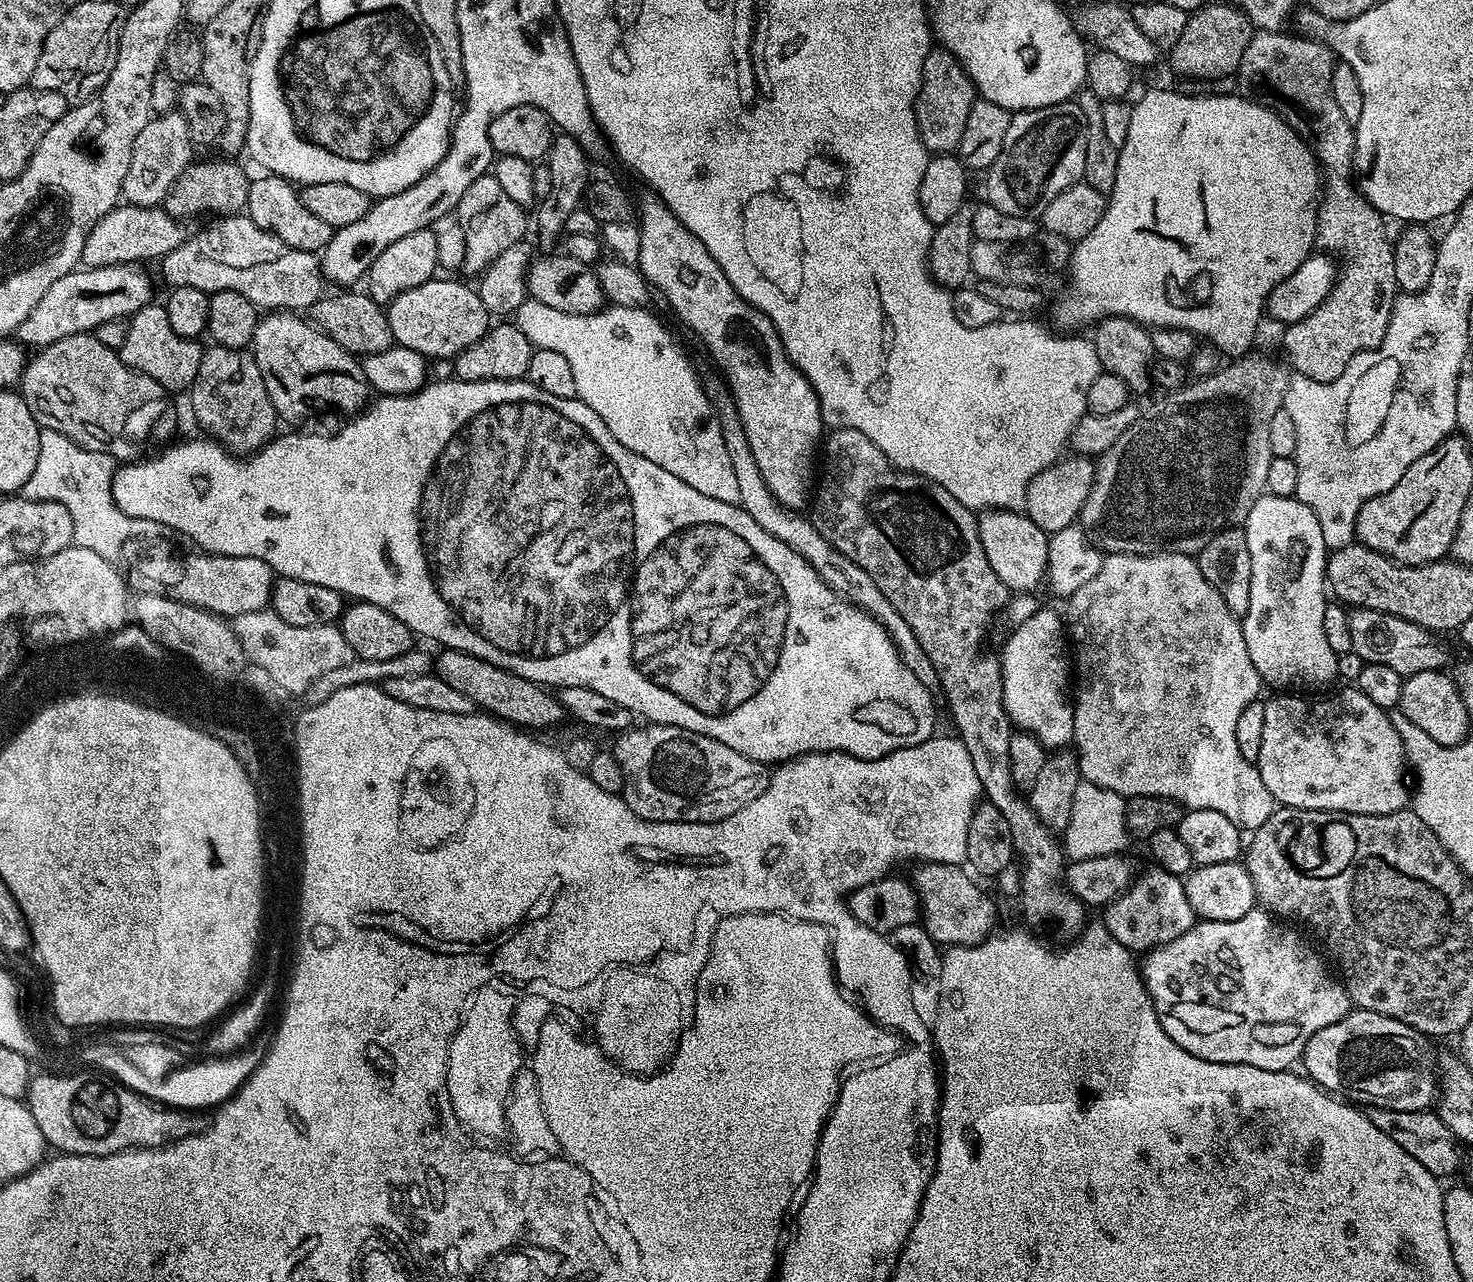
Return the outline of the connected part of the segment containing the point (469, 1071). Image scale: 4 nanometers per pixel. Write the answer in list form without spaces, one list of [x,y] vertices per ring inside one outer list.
[[[480,992],[476,1004],[472,1004],[472,1012],[468,1012],[468,1024],[460,1028],[460,1036],[456,1036],[456,1044],[452,1044],[452,1072],[448,1072],[456,1112],[460,1112],[460,1120],[472,1124],[476,1132],[488,1132],[488,1136],[509,1132],[507,1098],[515,1076],[522,1069],[520,1052],[520,1039],[508,1017],[508,1000],[504,1000],[500,992]]]

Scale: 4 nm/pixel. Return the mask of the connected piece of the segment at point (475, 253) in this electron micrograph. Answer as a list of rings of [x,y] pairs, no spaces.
[[[491,174],[479,176],[470,182],[466,194],[462,194],[462,202],[458,202],[454,213],[455,223],[466,230],[466,262],[463,271],[469,272],[473,278],[479,277],[510,246],[521,243],[525,239],[524,231],[530,228],[530,220],[526,210],[513,202],[502,190],[498,178]]]

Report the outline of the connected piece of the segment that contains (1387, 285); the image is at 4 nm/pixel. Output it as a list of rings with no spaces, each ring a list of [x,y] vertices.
[[[1253,31],[1250,38],[1250,46],[1246,46],[1246,50],[1242,54],[1242,62],[1238,66],[1238,70],[1234,73],[1239,87],[1243,89],[1249,97],[1254,101],[1259,101],[1265,107],[1270,108],[1273,112],[1289,124],[1298,135],[1302,137],[1311,152],[1314,153],[1316,159],[1322,169],[1322,195],[1318,200],[1316,209],[1316,242],[1315,247],[1324,254],[1335,254],[1337,257],[1344,256],[1345,264],[1339,269],[1336,285],[1330,290],[1330,294],[1319,304],[1310,314],[1306,314],[1306,318],[1302,318],[1298,322],[1287,325],[1283,329],[1284,332],[1284,352],[1288,355],[1288,360],[1292,363],[1291,371],[1293,373],[1310,378],[1314,382],[1330,382],[1334,378],[1338,378],[1338,374],[1342,374],[1342,370],[1346,370],[1346,366],[1350,366],[1350,358],[1357,356],[1359,352],[1366,352],[1369,348],[1377,348],[1382,342],[1382,338],[1386,334],[1386,330],[1390,326],[1390,314],[1392,308],[1396,305],[1398,289],[1396,287],[1396,279],[1394,278],[1394,254],[1392,253],[1393,241],[1388,240],[1388,228],[1385,217],[1381,216],[1380,211],[1366,199],[1354,183],[1354,161],[1356,159],[1356,129],[1350,122],[1346,122],[1346,117],[1342,115],[1342,110],[1338,107],[1338,102],[1334,102],[1334,90],[1330,86],[1330,78],[1334,67],[1334,53],[1323,39],[1307,40],[1304,36],[1287,36],[1287,31],[1278,32],[1262,32]]]

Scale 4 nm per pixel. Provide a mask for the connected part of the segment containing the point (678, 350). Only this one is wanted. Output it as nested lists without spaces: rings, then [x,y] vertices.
[[[526,298],[522,306],[518,306],[514,322],[522,334],[530,338],[533,349],[545,348],[566,354],[574,373],[577,397],[590,406],[590,410],[594,410],[602,422],[606,422],[606,430],[610,430],[610,434],[614,434],[614,438],[618,438],[626,450],[634,450],[634,454],[650,458],[654,466],[670,470],[674,478],[682,478],[682,482],[686,482],[686,486],[694,486],[698,494],[718,498],[718,502],[739,504],[738,481],[734,478],[734,470],[728,466],[726,446],[716,413],[706,398],[698,371],[692,365],[691,358],[684,353],[683,346],[676,341],[675,334],[648,310],[644,306],[608,306],[594,314],[575,316],[552,312],[550,306],[542,306]]]

